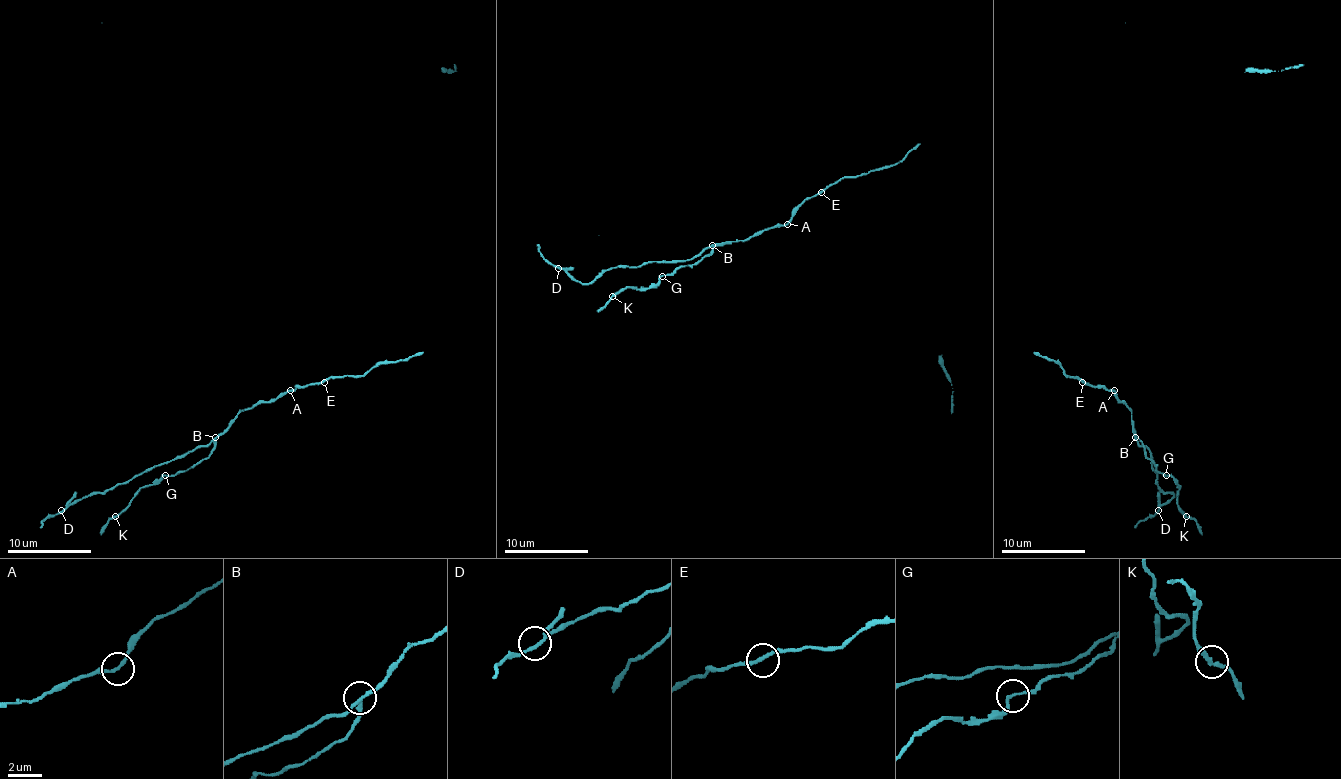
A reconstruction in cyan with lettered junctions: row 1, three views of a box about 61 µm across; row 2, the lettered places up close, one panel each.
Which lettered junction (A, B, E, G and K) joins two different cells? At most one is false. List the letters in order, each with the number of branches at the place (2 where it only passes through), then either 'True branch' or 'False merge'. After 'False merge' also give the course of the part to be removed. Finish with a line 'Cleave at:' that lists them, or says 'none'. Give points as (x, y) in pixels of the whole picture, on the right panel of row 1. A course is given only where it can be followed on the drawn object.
A: Branches: 2. True branch
B: Branches: 3. False merge. Course of the part to remove: (1135, 436), (1150, 451), (1156, 483), (1160, 489), (1173, 495), (1135, 527)
E: Branches: 2. True branch
G: Branches: 2. True branch
K: Branches: 2. True branch
Cleave at: B

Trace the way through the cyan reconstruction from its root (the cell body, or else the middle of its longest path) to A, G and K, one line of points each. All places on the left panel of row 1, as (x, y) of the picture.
A: (324, 380), (290, 390)
G: (324, 380), (296, 386), (244, 409), (204, 459), (172, 476), (164, 474)
K: (324, 380), (296, 386), (244, 409), (204, 459), (145, 485), (116, 516)

